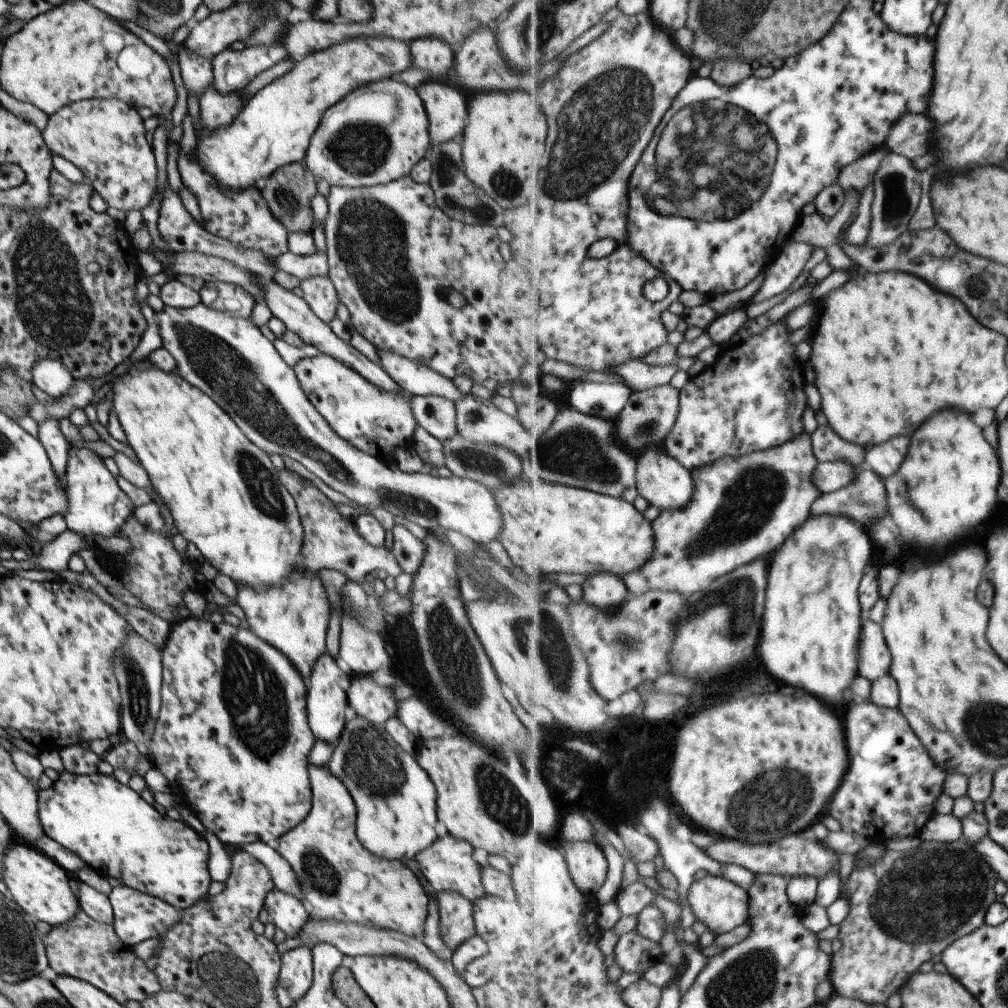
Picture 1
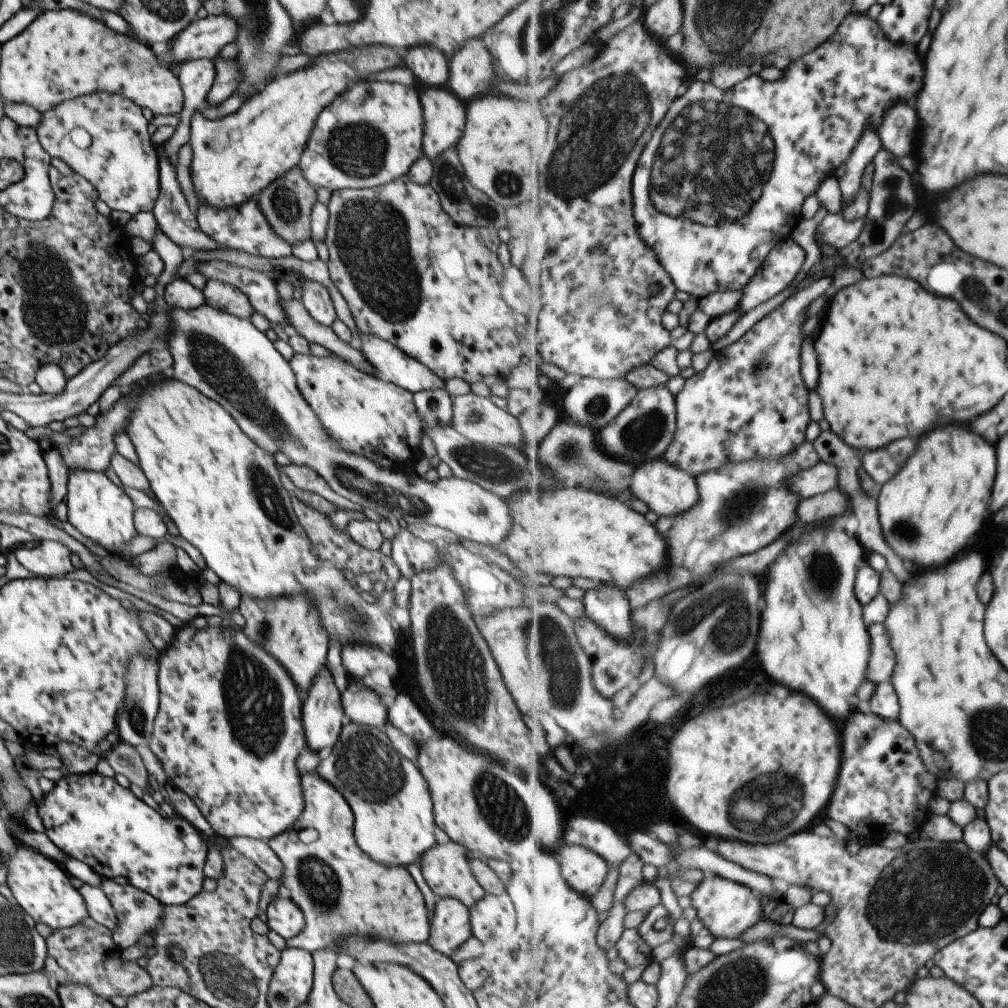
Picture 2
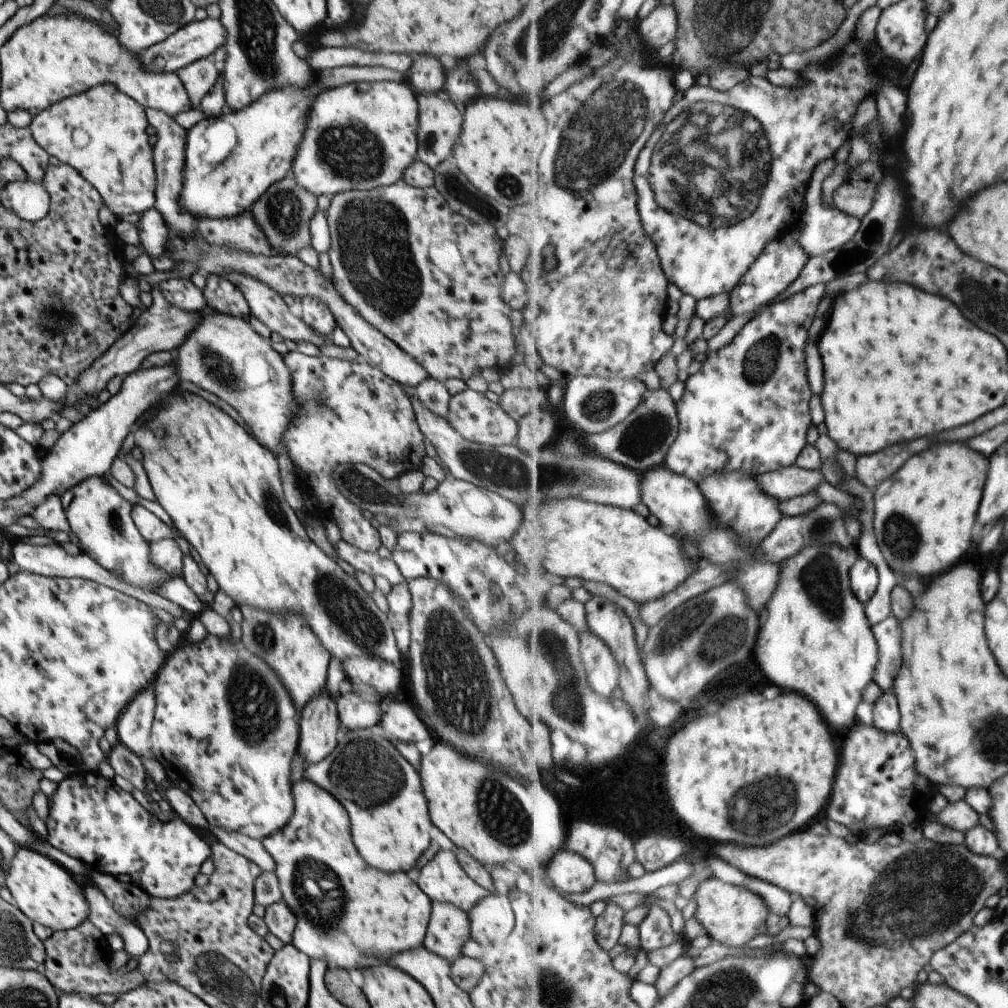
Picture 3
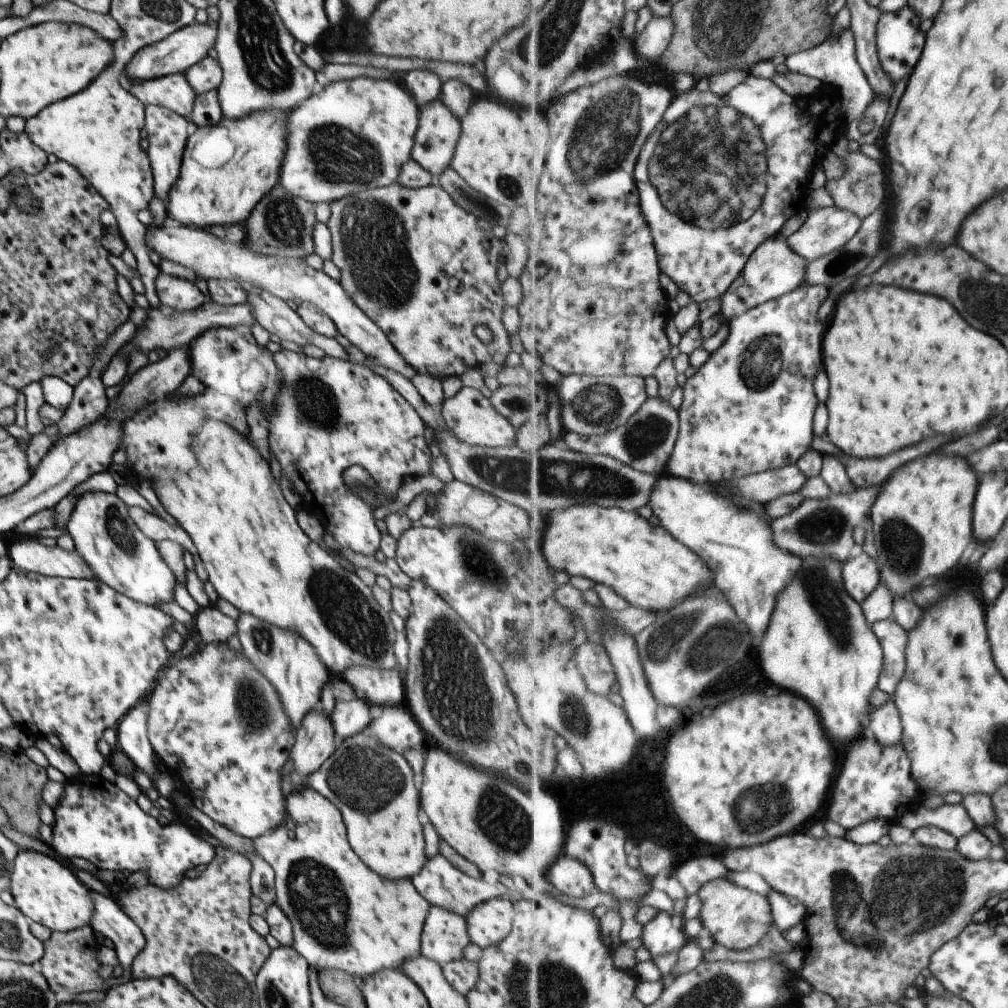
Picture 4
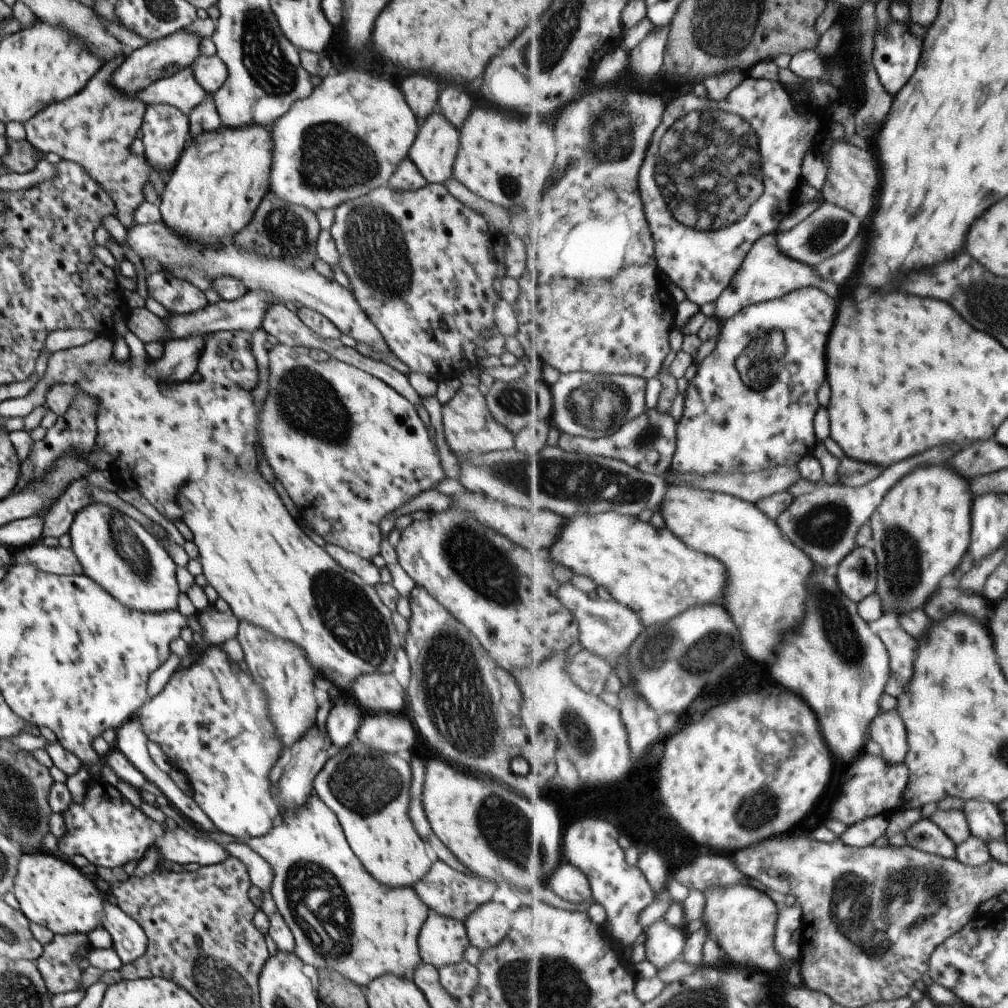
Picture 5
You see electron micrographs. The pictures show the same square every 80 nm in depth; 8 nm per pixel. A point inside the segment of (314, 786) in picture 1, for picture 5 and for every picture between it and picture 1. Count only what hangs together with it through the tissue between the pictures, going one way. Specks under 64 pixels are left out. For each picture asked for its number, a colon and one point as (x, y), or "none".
2: (340, 891)
3: (345, 910)
4: (343, 917)
5: (341, 920)

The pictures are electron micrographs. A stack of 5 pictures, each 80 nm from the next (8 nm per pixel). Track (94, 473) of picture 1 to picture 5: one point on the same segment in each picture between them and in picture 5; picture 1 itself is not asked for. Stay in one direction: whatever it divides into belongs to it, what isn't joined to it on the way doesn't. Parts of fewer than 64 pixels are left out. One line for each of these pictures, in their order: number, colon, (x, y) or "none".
2: (97, 508)
3: (99, 520)
4: (119, 556)
5: (114, 551)

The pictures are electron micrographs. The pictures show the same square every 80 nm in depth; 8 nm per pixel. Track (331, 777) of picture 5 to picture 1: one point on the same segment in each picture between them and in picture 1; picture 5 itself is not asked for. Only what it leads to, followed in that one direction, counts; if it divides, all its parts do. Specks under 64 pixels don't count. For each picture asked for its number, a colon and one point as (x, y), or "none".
1: (395, 801)
2: (393, 823)
3: (380, 791)
4: (372, 787)

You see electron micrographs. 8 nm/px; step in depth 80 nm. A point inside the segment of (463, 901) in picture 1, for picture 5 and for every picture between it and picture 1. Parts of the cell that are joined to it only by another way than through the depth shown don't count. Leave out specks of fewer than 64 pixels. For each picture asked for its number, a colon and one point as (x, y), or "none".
2: (450, 927)
3: (448, 928)
4: (443, 938)
5: (441, 941)

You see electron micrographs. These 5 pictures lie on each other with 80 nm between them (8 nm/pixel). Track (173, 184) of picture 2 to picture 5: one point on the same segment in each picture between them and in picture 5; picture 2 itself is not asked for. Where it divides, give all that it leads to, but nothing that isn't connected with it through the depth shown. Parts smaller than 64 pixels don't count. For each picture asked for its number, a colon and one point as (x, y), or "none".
3: (168, 150)
4: (167, 133)
5: (164, 130)

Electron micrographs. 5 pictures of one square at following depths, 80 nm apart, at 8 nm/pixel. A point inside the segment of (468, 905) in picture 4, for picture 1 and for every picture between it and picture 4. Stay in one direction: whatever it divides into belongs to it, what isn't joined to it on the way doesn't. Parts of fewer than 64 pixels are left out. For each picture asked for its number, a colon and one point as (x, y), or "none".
1: (447, 864)
2: (444, 867)
3: (441, 879)

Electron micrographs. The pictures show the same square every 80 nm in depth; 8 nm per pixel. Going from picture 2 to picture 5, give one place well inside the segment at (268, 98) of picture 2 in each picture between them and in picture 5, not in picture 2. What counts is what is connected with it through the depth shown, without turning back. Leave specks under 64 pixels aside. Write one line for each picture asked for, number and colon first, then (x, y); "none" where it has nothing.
3: (229, 161)
4: (225, 168)
5: (214, 189)

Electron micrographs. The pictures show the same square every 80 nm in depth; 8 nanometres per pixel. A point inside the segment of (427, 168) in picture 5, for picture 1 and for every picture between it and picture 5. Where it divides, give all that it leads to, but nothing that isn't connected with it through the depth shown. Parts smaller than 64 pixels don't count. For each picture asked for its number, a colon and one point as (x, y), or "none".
1: (445, 108)
2: (443, 113)
3: (439, 123)
4: (437, 132)

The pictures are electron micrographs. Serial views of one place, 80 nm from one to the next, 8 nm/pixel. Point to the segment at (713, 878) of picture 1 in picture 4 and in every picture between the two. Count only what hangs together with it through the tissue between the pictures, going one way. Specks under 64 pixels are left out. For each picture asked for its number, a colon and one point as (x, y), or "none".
2: (726, 908)
3: (732, 915)
4: (737, 918)

